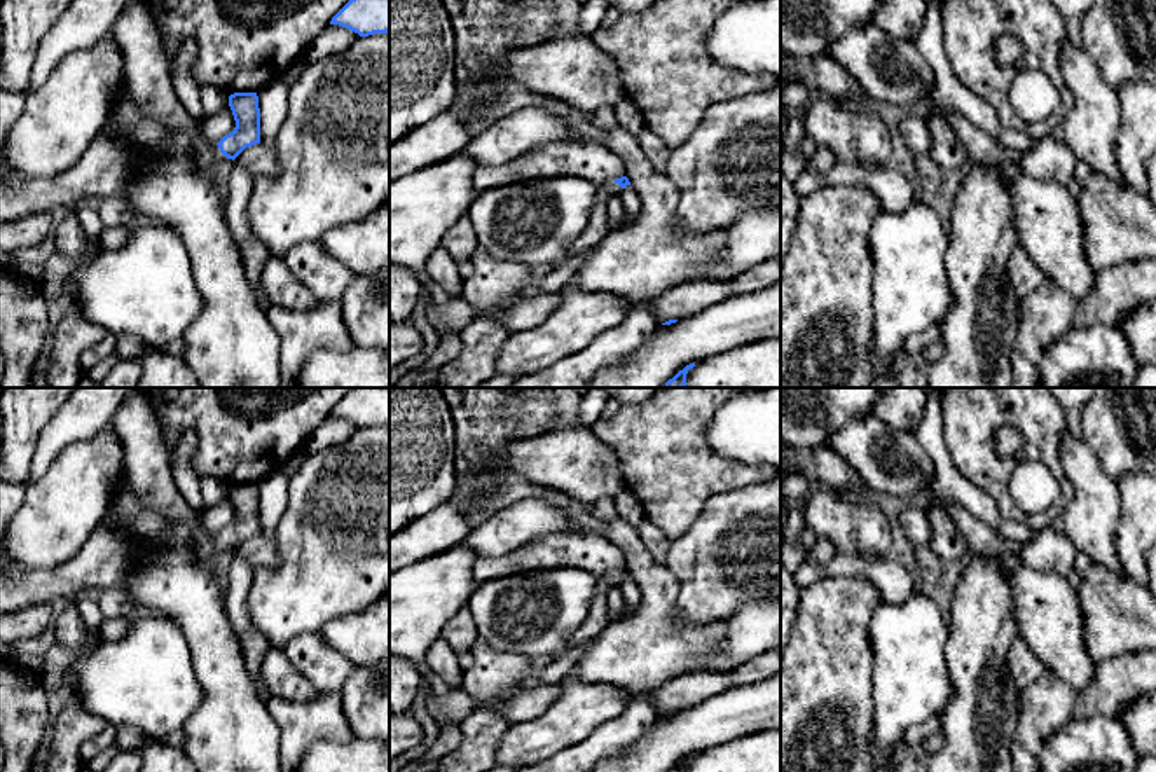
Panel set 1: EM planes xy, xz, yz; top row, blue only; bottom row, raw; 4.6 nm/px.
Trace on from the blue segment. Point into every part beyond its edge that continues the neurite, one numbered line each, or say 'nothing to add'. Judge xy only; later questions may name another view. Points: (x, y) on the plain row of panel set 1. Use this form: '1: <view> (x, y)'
1: xy (149, 472)

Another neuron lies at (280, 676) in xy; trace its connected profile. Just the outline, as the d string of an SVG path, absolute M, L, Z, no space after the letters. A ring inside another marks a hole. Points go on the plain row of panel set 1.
M269 648L260 664L260 679L271 697L306 702L320 692L295 669L281 648Z

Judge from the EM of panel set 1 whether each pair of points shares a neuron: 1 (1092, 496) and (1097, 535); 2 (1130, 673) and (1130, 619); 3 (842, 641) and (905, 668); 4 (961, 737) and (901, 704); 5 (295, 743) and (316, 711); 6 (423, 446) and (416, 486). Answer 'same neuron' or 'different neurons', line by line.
1: same neuron
2: different neurons
3: different neurons
4: different neurons
5: same neuron
6: same neuron

